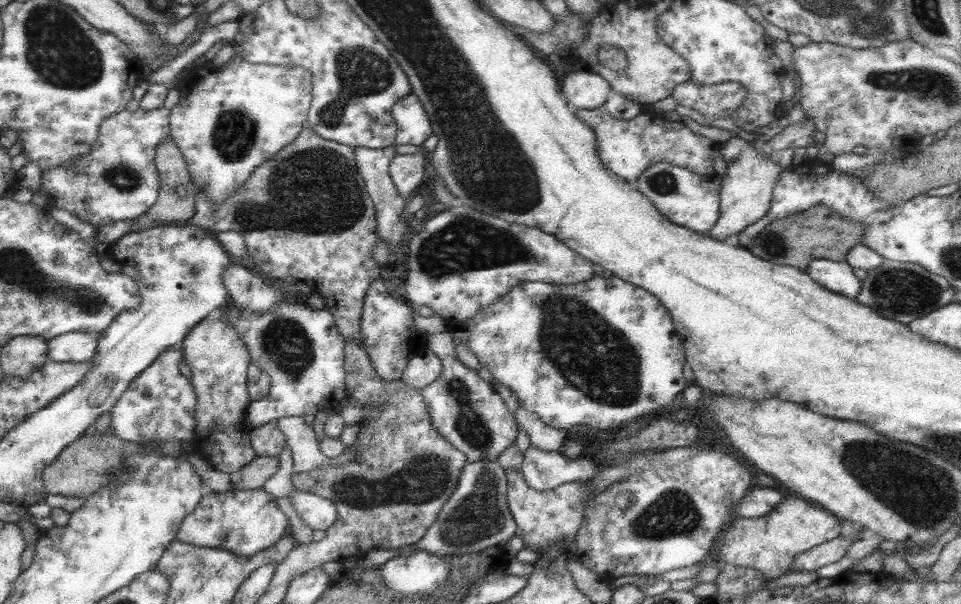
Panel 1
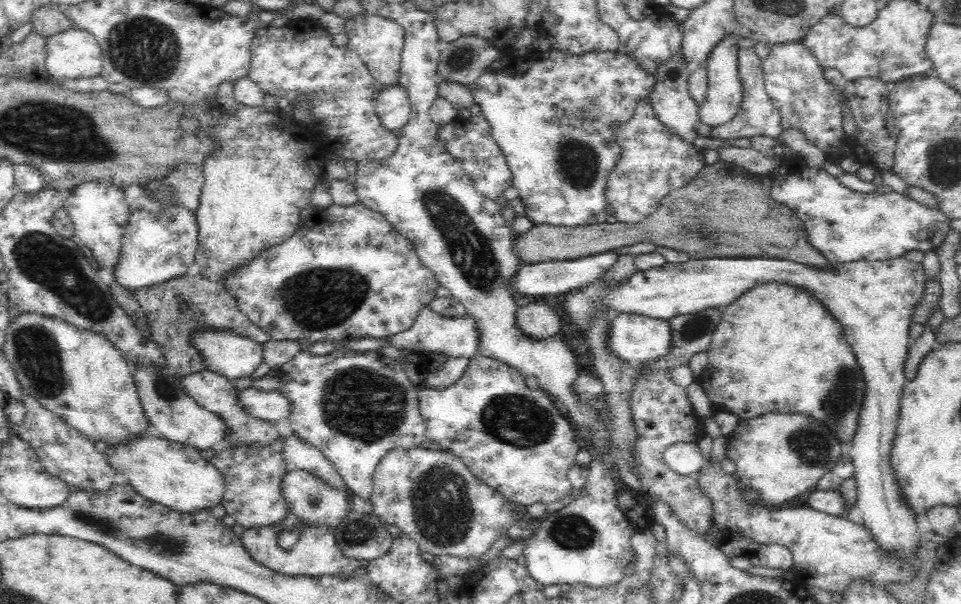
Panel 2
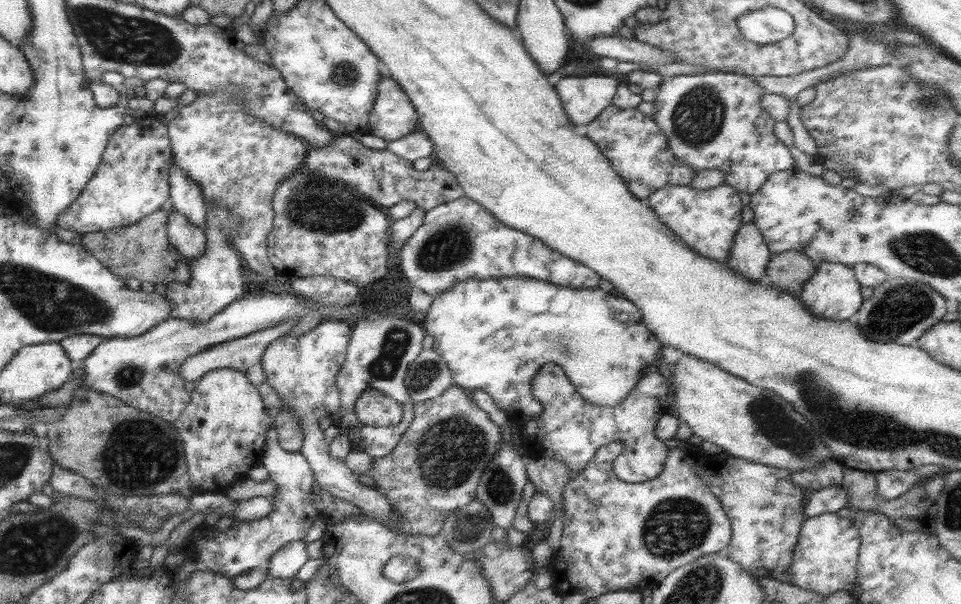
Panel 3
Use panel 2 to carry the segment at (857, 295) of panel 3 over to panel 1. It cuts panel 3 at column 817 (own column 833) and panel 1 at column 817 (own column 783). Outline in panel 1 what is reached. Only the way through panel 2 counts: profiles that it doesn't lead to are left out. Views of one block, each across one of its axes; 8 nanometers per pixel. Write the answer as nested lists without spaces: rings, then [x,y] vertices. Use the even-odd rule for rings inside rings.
[[[815,259],[810,261],[804,274],[807,274],[813,282],[823,286],[823,289],[854,299],[859,293],[861,282],[857,280],[853,271],[844,260],[835,262]]]

